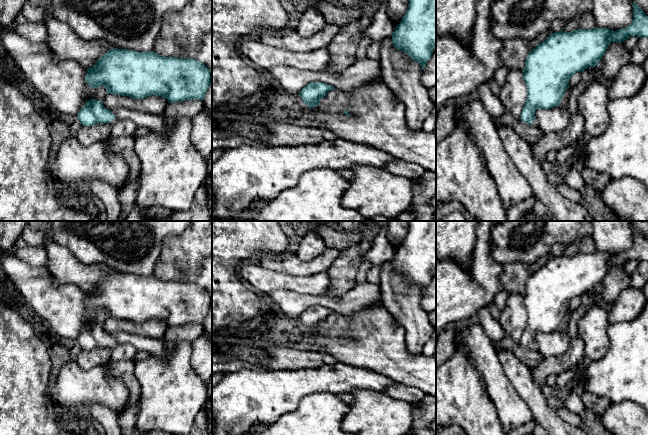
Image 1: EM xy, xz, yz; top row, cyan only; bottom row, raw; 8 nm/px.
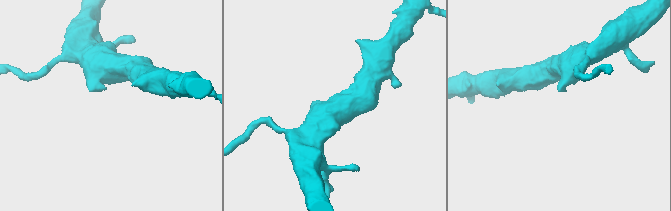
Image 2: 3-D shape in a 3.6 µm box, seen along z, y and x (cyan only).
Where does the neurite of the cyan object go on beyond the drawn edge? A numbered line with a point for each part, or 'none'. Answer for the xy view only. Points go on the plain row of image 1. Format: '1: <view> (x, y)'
1: xy (120, 351)

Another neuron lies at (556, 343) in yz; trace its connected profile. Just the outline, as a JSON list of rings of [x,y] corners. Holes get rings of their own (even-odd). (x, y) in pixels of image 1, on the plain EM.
[[[557,330],[551,333],[537,333],[535,341],[538,345],[538,351],[544,358],[557,357],[567,352],[570,336],[567,332]]]

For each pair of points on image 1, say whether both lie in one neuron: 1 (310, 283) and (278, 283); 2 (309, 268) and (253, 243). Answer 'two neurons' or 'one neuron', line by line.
1: one neuron
2: two neurons

